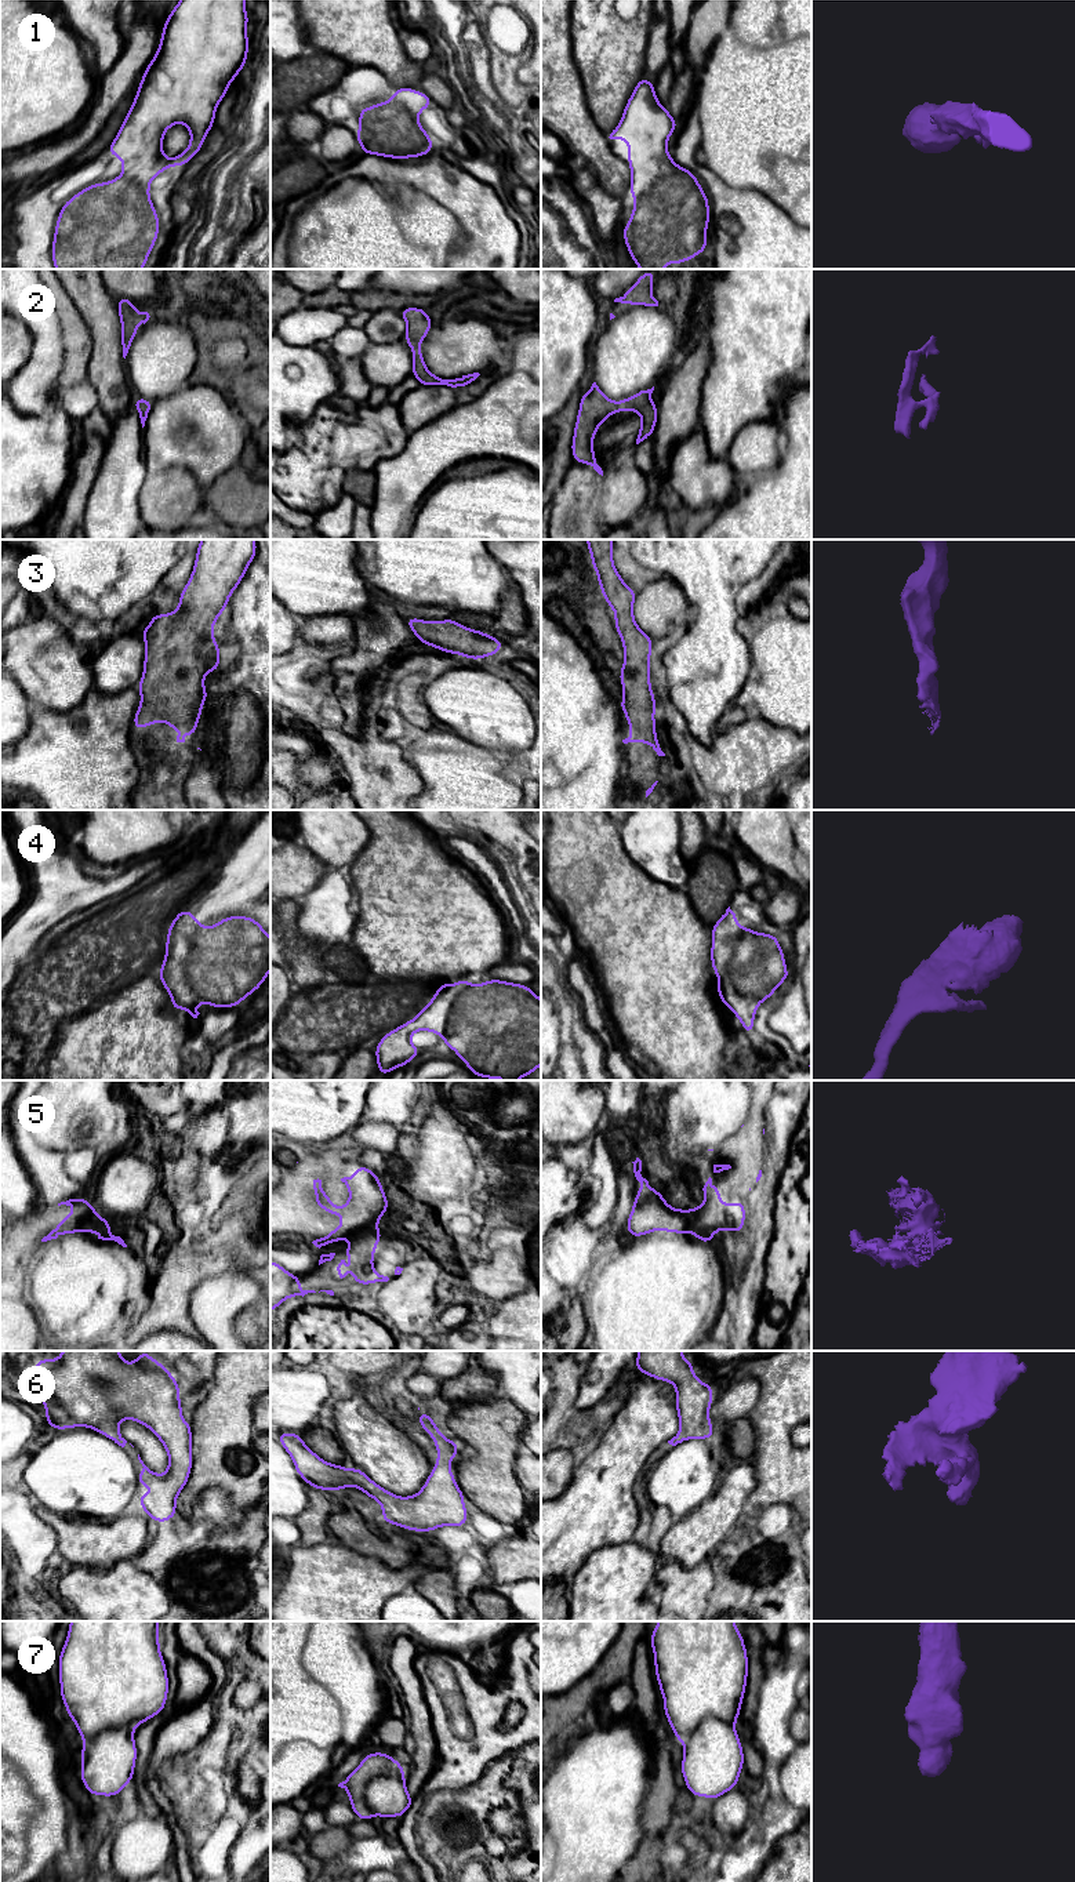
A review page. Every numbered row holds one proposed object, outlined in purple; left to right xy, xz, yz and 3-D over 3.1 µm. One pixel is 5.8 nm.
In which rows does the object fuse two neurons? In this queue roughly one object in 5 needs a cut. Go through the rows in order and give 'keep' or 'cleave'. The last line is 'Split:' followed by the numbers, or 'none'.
1: keep
2: keep
3: keep
4: keep
5: cleave
6: keep
7: keep
Split: 5

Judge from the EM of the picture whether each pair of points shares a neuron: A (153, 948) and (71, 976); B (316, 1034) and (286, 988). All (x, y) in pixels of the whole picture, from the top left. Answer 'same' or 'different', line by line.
A: same
B: different

